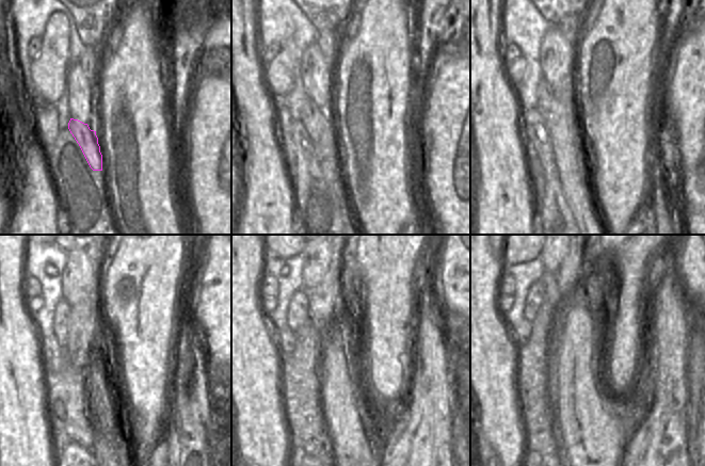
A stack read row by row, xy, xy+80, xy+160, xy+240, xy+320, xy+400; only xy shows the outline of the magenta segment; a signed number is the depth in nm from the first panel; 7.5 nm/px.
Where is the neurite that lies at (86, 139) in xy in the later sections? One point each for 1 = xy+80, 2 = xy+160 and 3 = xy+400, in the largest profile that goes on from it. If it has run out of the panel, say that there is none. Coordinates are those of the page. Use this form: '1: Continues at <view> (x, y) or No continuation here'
1: Continues at xy+80 (318, 123)
2: Continues at xy+160 (545, 94)
3: Continues at xy+400 (534, 298)

